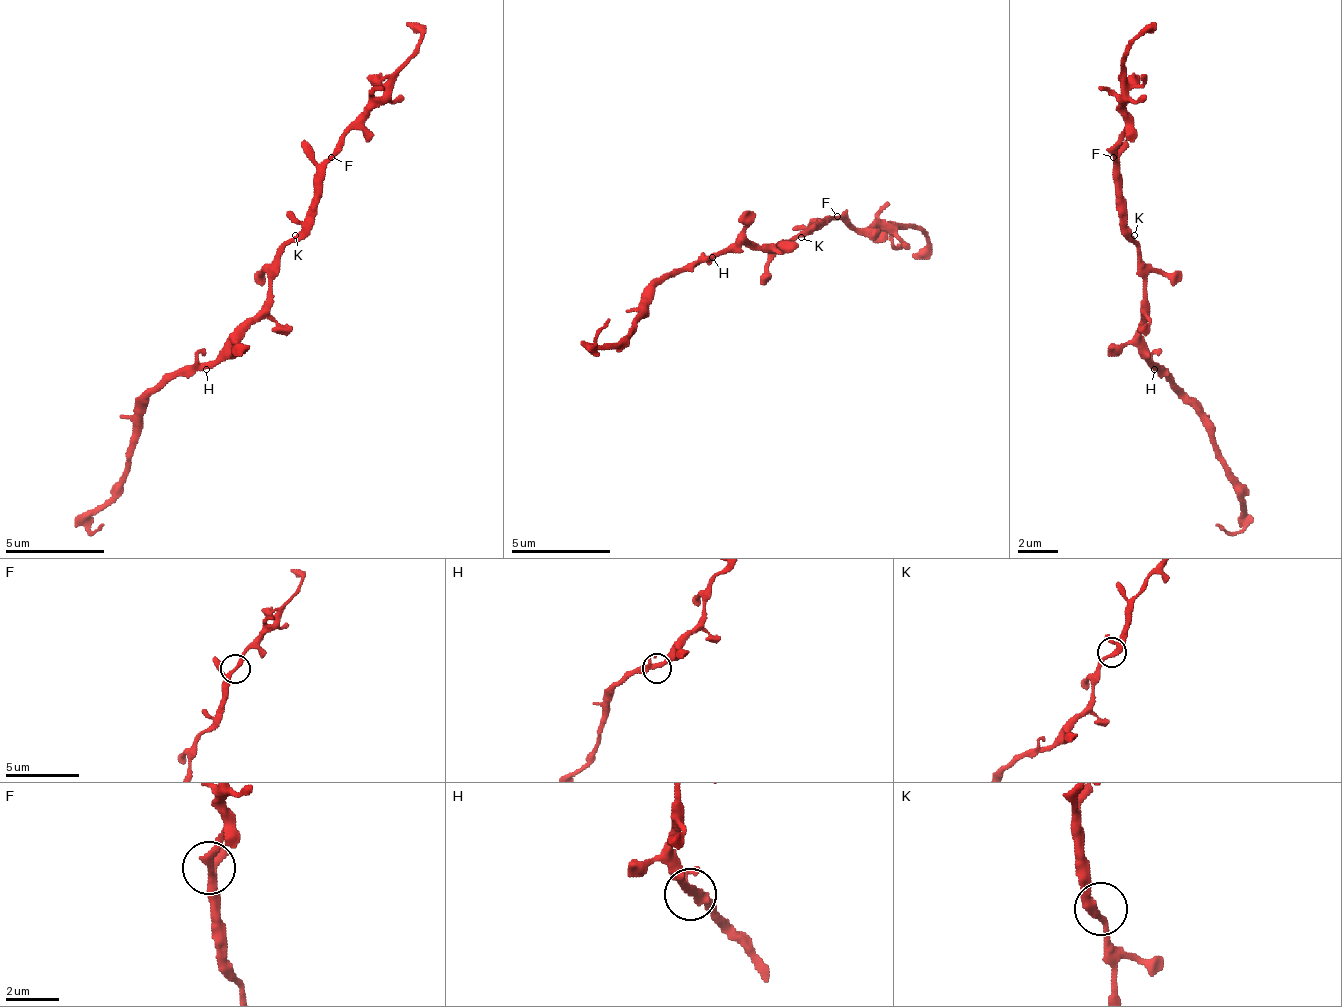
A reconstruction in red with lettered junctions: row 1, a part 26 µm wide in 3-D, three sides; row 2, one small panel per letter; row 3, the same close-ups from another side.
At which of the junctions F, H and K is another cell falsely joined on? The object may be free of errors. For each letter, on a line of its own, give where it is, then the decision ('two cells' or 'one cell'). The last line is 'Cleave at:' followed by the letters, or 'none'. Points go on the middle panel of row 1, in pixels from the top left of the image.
F: (837, 216) | one cell
H: (712, 257) | one cell
K: (801, 237) | one cell
Cleave at: none

